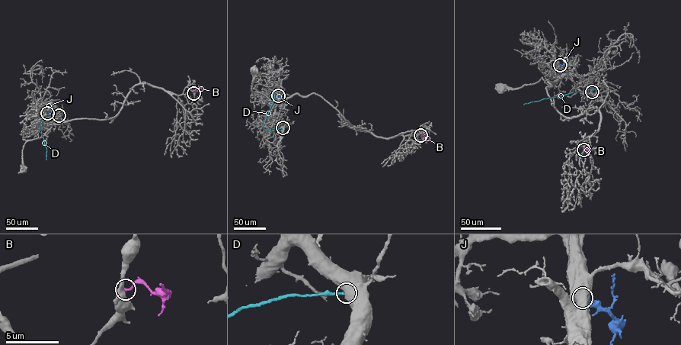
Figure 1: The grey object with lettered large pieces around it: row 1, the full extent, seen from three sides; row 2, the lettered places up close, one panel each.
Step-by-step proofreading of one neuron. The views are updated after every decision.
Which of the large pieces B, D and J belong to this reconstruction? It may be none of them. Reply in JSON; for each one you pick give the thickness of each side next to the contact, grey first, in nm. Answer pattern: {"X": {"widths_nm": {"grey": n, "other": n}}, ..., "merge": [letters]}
{"J": {"widths_nm": {"grey": 300, "other": 300}}, "merge": ["J"]}

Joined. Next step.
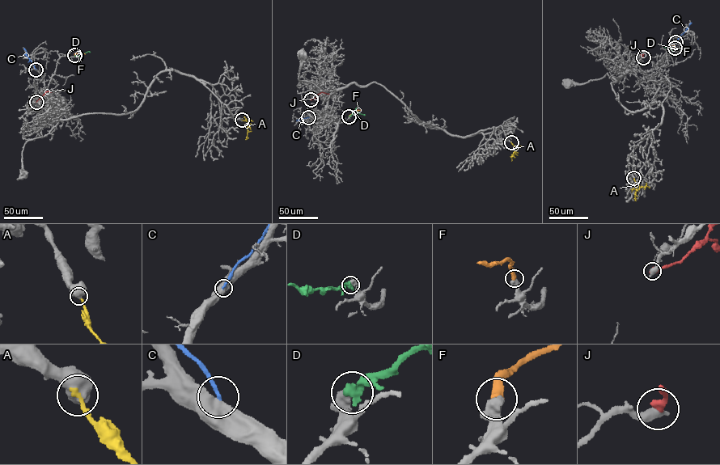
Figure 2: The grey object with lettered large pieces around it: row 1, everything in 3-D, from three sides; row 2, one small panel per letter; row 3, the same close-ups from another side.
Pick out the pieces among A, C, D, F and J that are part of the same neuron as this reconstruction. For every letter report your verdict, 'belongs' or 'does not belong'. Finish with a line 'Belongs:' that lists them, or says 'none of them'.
A: does not belong
C: does not belong
D: does not belong
F: belongs
J: does not belong
Belongs: F

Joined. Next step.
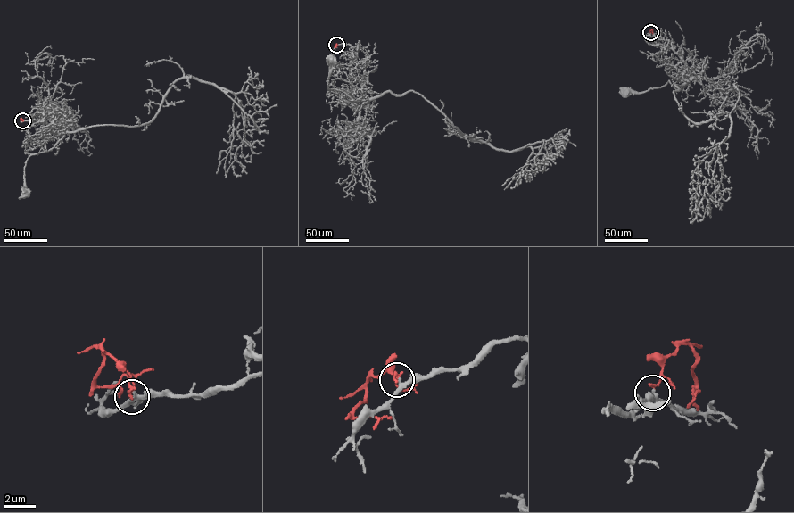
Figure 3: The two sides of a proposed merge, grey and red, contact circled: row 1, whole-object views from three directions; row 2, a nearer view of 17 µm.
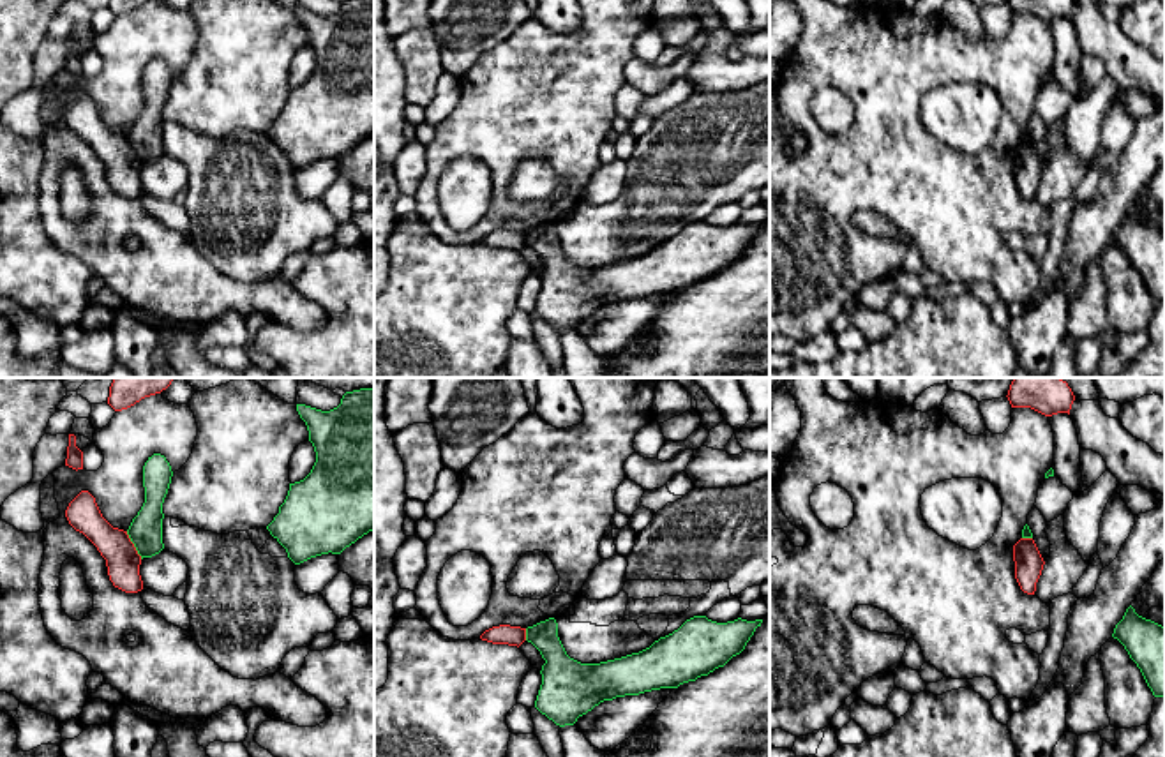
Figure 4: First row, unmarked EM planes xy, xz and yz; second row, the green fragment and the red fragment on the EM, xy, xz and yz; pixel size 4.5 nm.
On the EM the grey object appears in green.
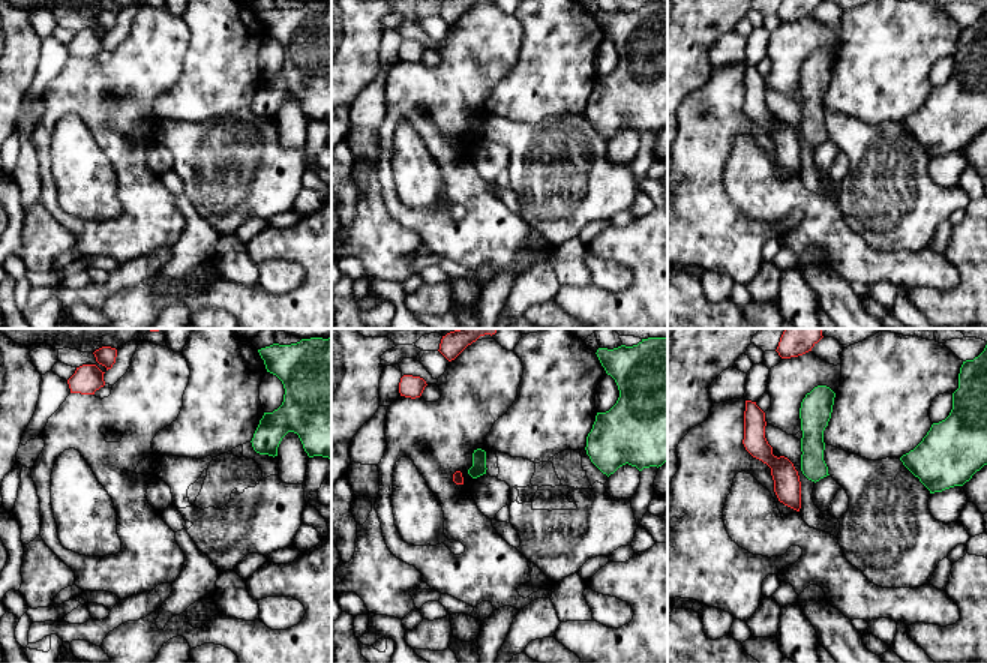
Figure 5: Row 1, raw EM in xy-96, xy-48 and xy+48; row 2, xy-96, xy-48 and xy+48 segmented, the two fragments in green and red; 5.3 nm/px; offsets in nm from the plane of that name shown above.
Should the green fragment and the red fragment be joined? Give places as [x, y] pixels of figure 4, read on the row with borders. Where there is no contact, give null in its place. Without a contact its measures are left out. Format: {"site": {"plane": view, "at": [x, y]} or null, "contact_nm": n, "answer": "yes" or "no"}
{"site": {"plane": "xy", "at": [135, 546]}, "contact_nm": 150, "answer": "no"}

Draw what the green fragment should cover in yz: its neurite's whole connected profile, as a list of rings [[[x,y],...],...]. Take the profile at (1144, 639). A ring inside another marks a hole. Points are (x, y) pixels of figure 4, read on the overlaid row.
[[[1130,605],[1112,637],[1137,663],[1153,695],[1165,697],[1165,628],[1139,616]]]

